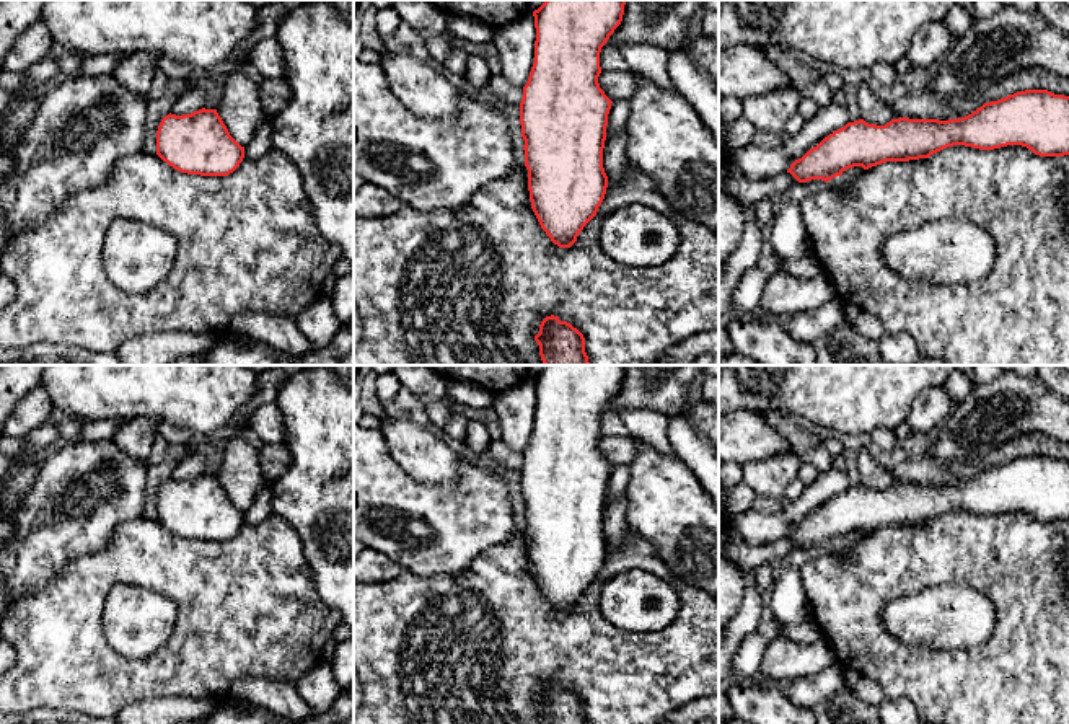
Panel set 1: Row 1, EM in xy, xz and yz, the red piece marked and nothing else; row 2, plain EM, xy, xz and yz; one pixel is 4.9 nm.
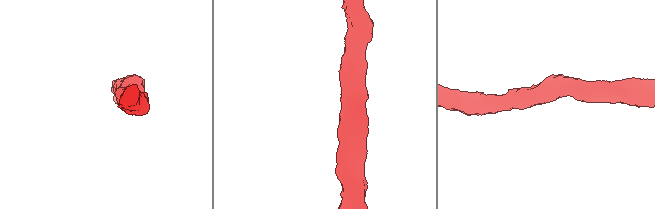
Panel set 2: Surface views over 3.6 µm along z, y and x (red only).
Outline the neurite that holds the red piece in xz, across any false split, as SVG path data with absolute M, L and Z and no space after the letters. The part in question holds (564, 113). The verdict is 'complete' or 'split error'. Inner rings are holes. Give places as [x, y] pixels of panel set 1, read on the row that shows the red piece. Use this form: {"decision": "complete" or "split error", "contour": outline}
{"decision": "complete", "contour": "M546 0L533 11L534 62L520 103L531 209L554 245L570 248L601 205L611 99L600 88L600 52L621 24L626 0Z"}

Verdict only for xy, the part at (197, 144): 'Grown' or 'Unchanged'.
Unchanged

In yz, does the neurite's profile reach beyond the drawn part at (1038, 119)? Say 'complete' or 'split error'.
complete

